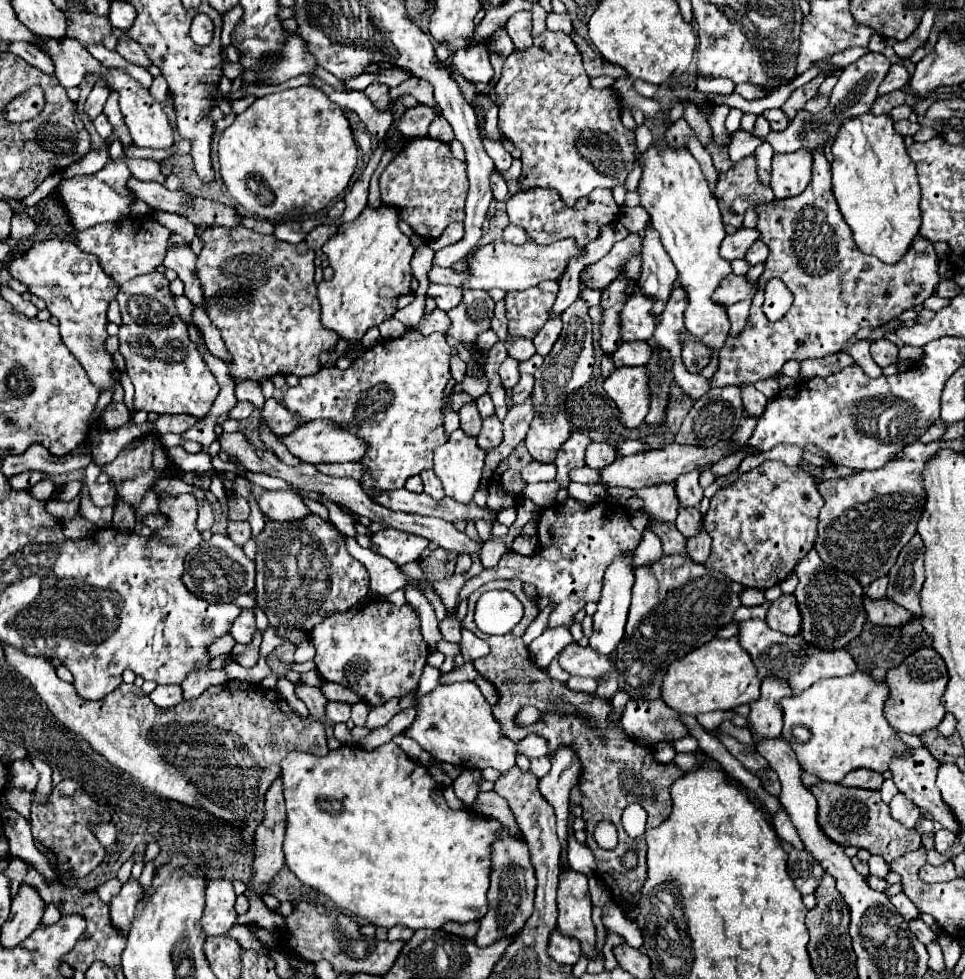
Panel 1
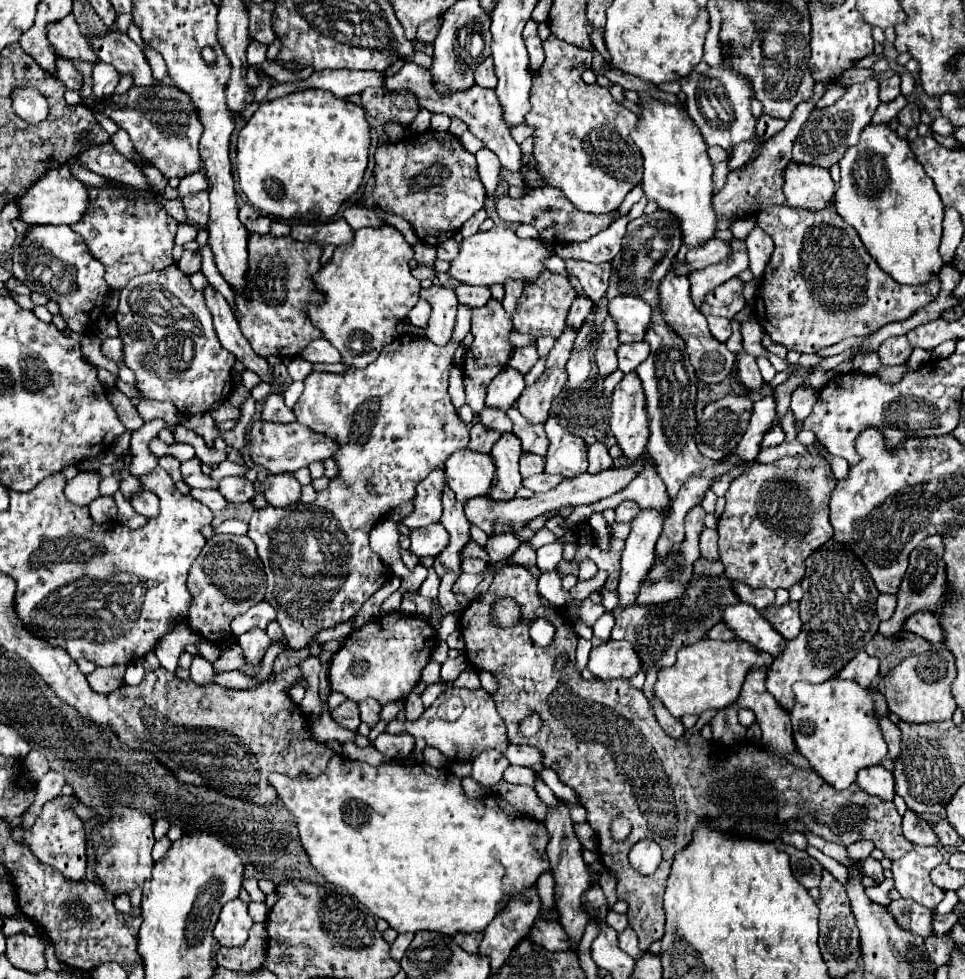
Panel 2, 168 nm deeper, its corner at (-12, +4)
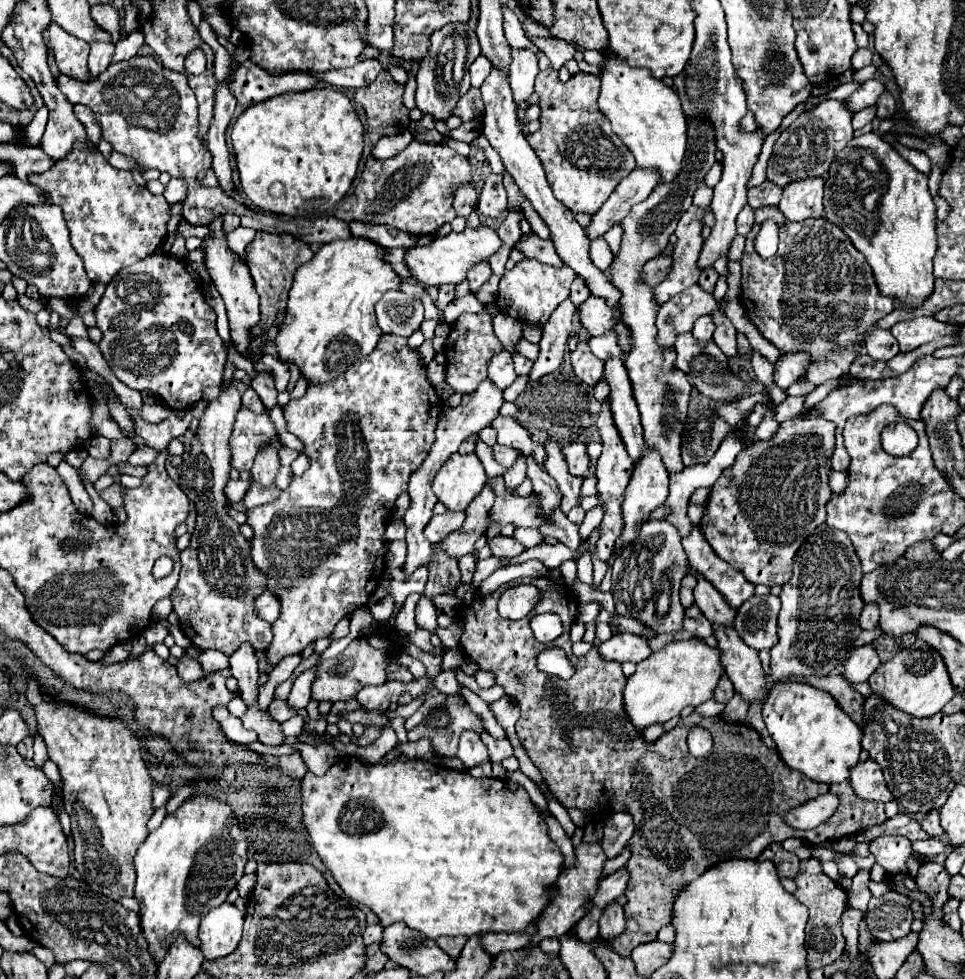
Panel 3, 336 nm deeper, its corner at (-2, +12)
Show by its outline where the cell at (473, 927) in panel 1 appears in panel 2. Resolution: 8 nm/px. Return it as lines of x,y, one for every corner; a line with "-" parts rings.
454,934
452,938
454,938
454,942
456,942
458,946
462,946
466,952
476,954
476,952
478,952
478,946
480,946
480,940
482,940
482,934

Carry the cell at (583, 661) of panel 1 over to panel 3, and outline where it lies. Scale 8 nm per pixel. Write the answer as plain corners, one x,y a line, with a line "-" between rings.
614,634
610,640
602,642
598,646
598,652
604,660
614,660
614,662
642,662
644,658
648,658
652,652
648,648
646,638
636,636
636,634

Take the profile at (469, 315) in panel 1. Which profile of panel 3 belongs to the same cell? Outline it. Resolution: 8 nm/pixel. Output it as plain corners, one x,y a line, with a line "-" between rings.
486,304
484,310
480,310
478,314
464,312
454,322
452,332
448,334
448,340
446,340
446,346
444,346
444,352
446,352
446,382
458,394
470,394
486,378
490,358
502,350
502,344
492,330
492,318
494,318
496,312
498,312
496,304

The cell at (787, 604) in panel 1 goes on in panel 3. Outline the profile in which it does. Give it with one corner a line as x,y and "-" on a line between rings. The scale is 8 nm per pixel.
774,594
748,598
736,614
738,636
754,650
770,650
778,642
778,610
780,598

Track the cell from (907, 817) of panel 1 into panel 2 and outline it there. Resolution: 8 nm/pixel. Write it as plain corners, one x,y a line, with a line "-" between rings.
908,810
904,814
902,832
904,832
906,840
910,840
912,844
918,844
918,846
936,846
938,844
938,836
934,834
932,826
926,820
918,818
912,810

